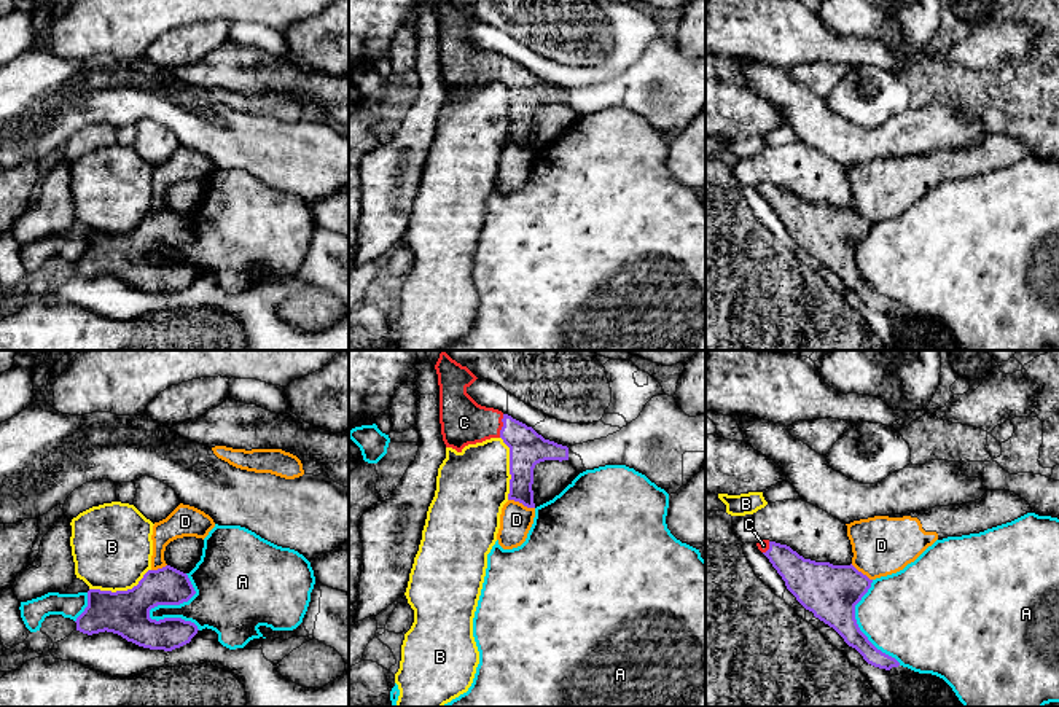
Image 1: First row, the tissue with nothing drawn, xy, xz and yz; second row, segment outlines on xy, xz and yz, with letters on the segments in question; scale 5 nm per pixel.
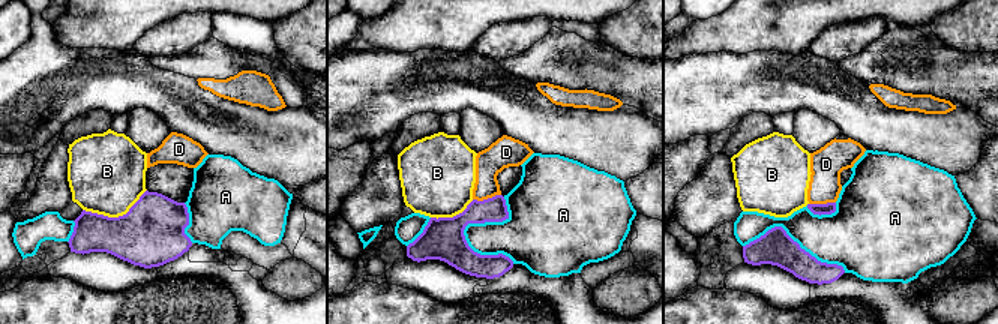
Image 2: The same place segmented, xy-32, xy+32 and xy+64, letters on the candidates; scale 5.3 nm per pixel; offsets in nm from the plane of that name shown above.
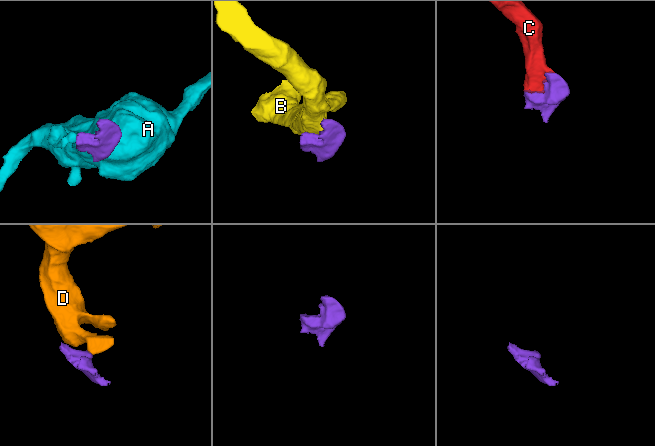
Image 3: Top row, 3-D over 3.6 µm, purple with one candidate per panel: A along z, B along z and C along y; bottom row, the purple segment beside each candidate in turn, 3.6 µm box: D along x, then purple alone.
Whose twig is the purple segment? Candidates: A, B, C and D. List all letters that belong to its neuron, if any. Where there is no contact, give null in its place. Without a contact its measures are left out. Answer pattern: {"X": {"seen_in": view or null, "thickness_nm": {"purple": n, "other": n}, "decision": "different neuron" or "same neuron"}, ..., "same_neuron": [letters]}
{"A": {"seen_in": "xy", "thickness_nm": {"purple": 200, "other": 320}, "decision": "different neuron"}, "B": {"seen_in": "xy", "thickness_nm": {"purple": 220, "other": 400}, "decision": "different neuron"}, "C": {"seen_in": "xz", "thickness_nm": {"purple": 180, "other": 220}, "decision": "same neuron"}, "D": {"seen_in": "xz", "thickness_nm": {"purple": 160, "other": 160}, "decision": "different neuron"}, "same_neuron": ["C"]}

